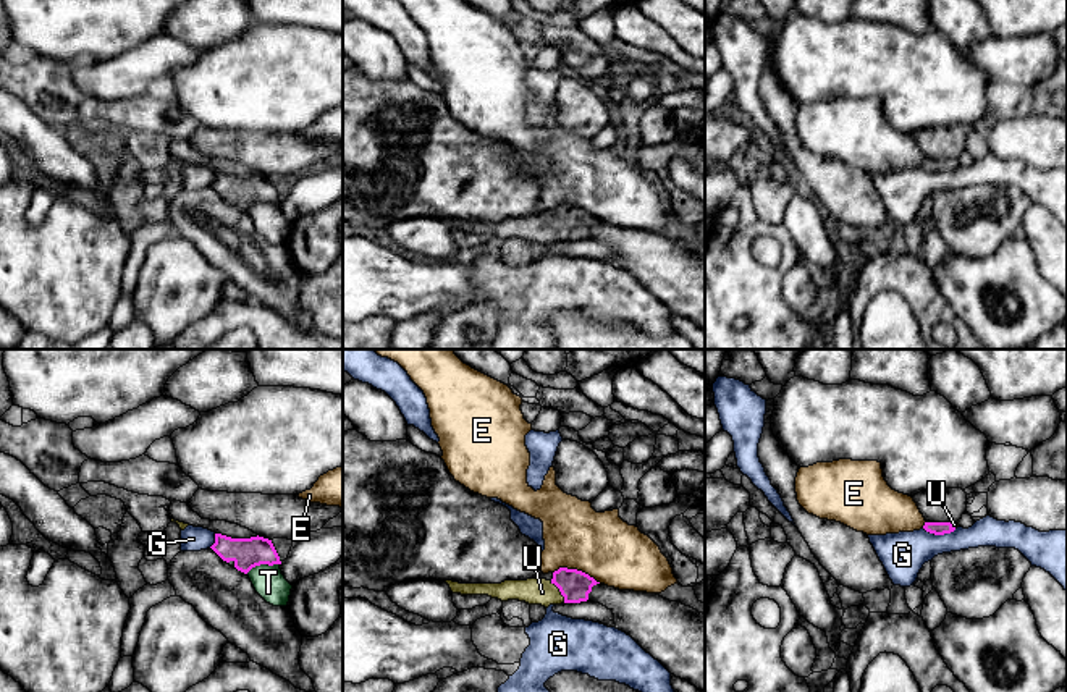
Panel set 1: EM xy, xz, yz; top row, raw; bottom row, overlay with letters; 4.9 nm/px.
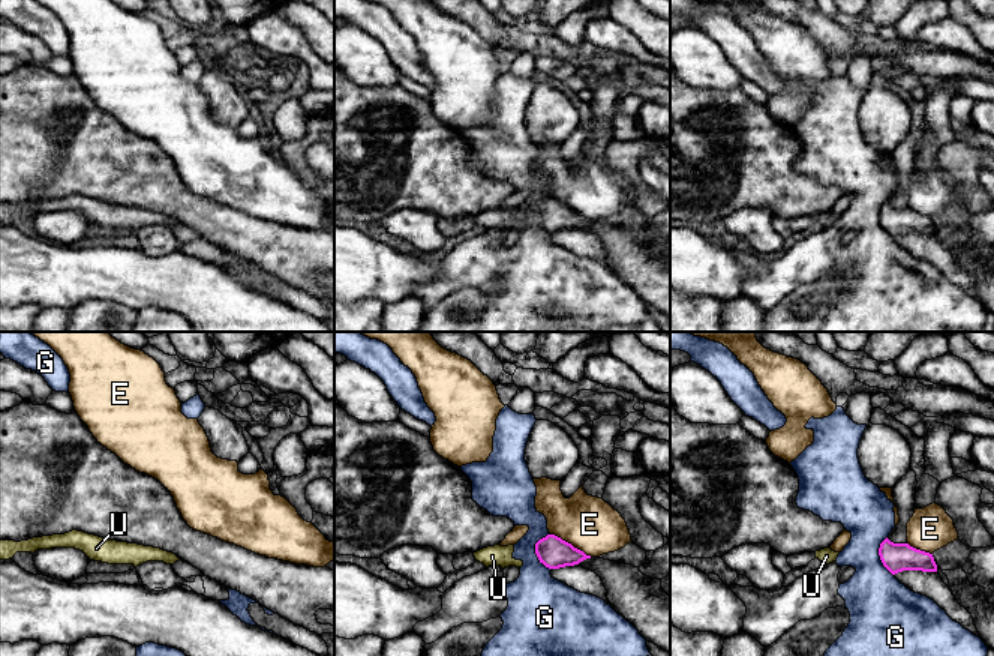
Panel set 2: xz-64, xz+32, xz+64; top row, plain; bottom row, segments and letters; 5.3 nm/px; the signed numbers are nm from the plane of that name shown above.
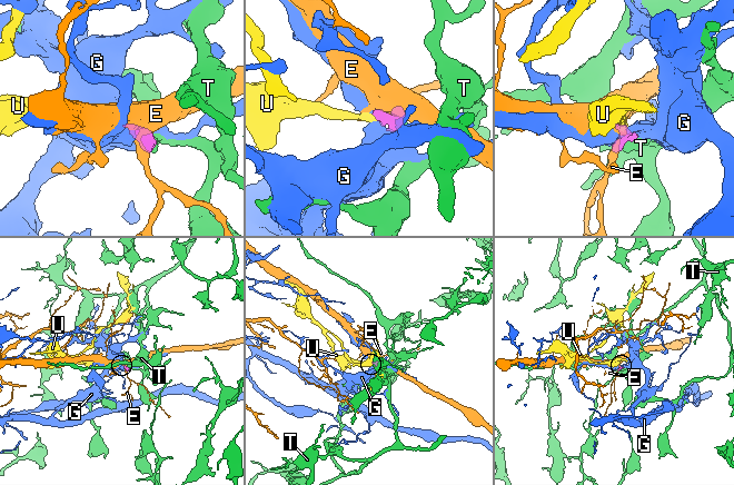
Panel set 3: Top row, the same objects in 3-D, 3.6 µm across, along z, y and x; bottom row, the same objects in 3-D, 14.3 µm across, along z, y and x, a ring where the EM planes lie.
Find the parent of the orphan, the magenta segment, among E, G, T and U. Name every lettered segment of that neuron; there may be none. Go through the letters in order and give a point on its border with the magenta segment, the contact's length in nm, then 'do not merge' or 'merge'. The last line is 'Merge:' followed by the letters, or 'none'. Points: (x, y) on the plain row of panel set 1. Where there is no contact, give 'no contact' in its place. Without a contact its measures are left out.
E: xz (576, 207) | 240 nm | do not merge
G: yz (940, 172) | 170 nm | do not merge
T: xy (262, 201) | 180 nm | do not merge
U: xz (560, 228) | 130 nm | merge
Merge: U

